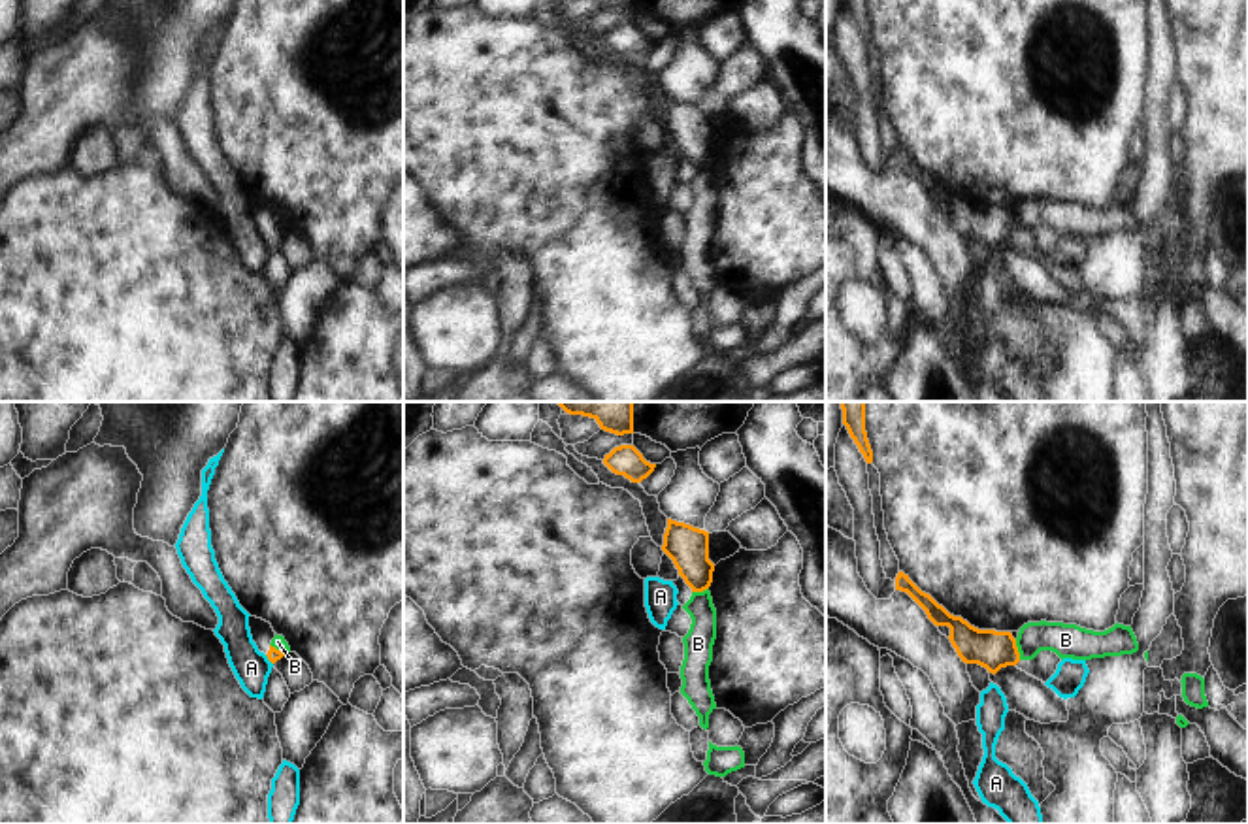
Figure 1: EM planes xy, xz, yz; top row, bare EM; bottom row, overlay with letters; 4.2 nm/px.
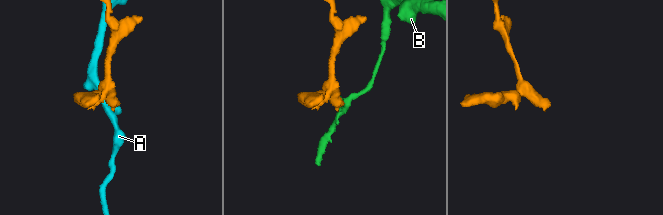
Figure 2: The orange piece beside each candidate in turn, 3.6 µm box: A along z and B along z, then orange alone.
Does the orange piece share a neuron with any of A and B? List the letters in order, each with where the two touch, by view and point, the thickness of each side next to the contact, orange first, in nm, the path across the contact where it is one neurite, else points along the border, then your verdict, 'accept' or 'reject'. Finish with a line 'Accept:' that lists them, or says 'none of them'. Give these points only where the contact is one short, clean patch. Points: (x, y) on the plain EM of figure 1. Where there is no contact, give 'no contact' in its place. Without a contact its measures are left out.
A: meets orange in xy at (268, 236); 60 nm thick on the orange side, 160 nm on the other; border along xy (264, 232), (272, 242); reject
B: meets orange in yz at (1017, 227); 160 nm thick on the orange side, 140 nm on the other; border along yz (1015, 217), (1020, 236); reject
Accept: none of them

